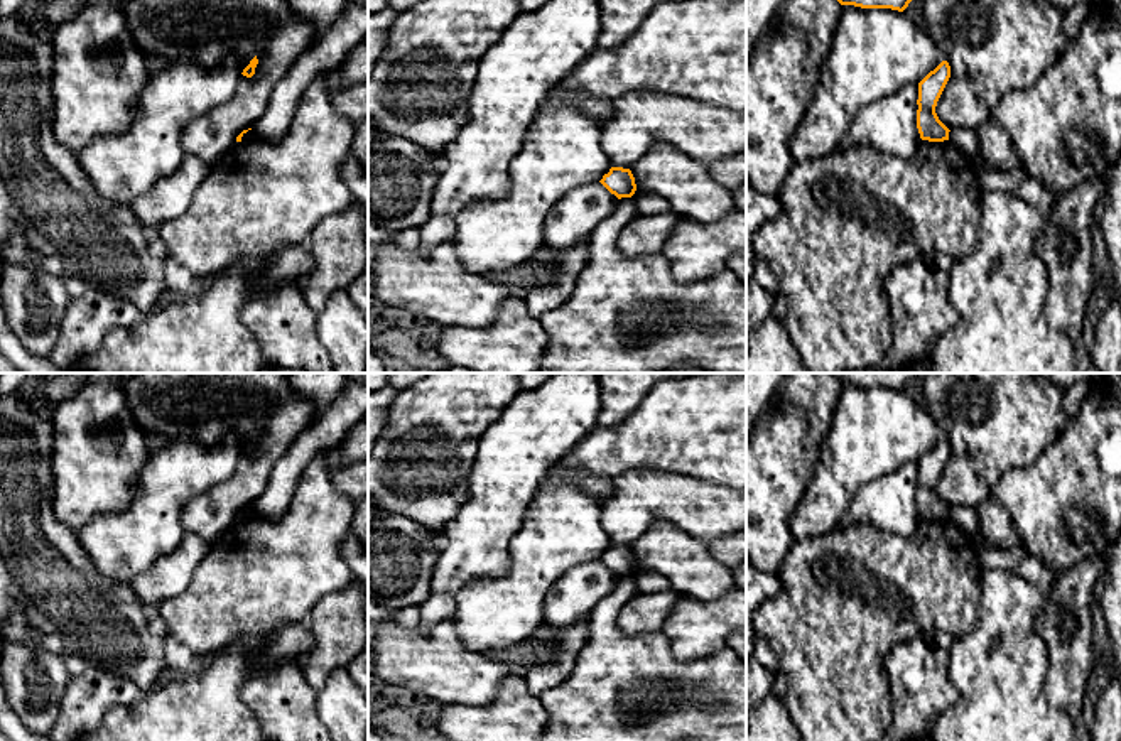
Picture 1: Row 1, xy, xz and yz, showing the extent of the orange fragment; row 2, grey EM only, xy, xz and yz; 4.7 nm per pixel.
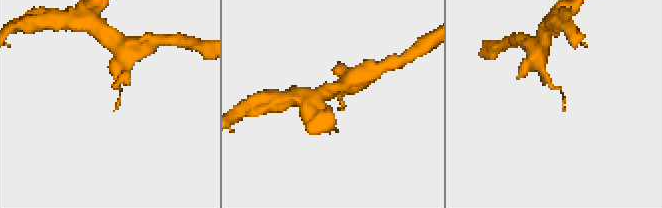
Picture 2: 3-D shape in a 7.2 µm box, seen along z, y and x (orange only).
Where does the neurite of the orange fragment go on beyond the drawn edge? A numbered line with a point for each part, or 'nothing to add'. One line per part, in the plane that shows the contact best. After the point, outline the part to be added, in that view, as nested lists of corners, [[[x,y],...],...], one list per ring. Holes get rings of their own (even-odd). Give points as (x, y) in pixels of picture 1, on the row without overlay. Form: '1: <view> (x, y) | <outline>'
nothing to add

